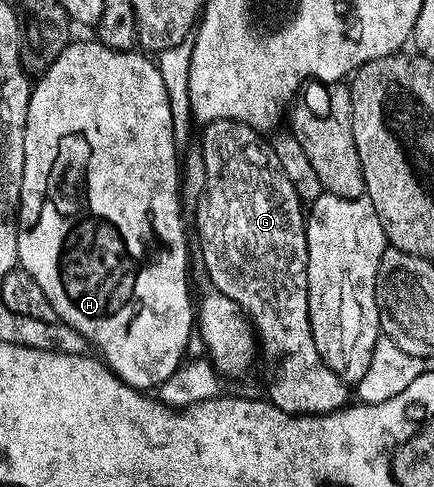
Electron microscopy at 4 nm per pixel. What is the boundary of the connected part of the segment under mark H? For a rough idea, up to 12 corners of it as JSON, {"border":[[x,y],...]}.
{"border":[[147,54],[31,88],[18,263],[131,387],[194,335]]}

